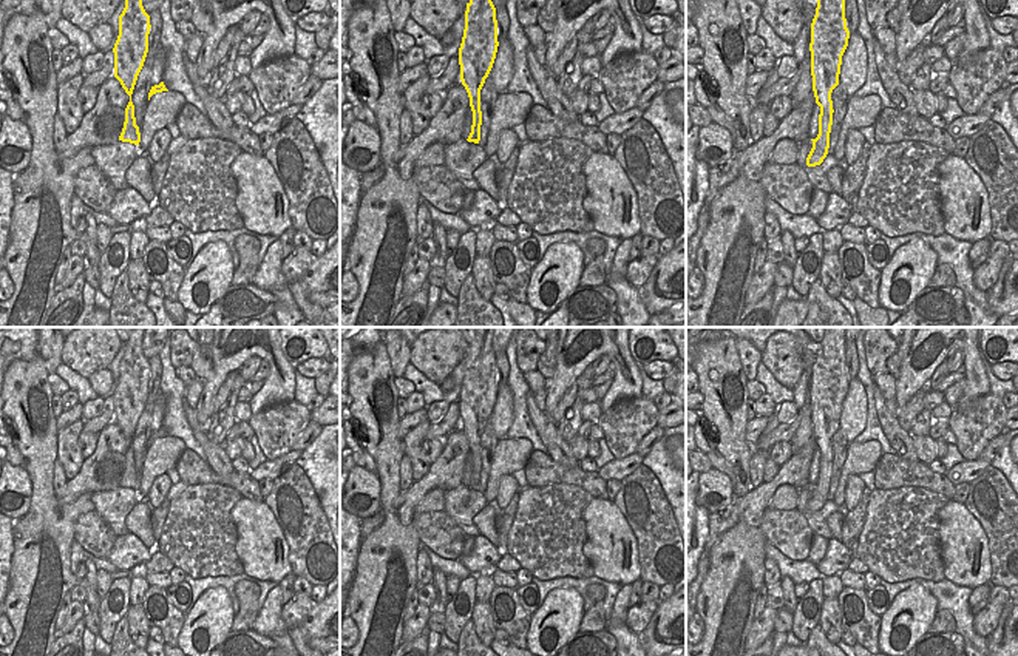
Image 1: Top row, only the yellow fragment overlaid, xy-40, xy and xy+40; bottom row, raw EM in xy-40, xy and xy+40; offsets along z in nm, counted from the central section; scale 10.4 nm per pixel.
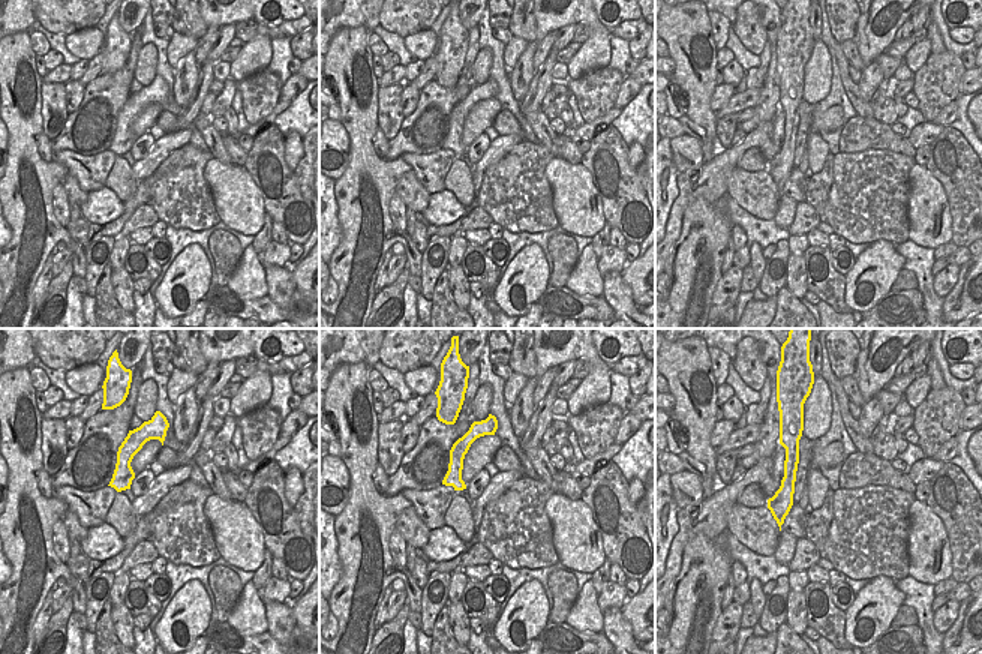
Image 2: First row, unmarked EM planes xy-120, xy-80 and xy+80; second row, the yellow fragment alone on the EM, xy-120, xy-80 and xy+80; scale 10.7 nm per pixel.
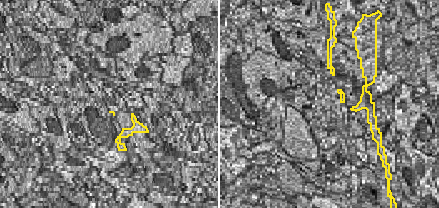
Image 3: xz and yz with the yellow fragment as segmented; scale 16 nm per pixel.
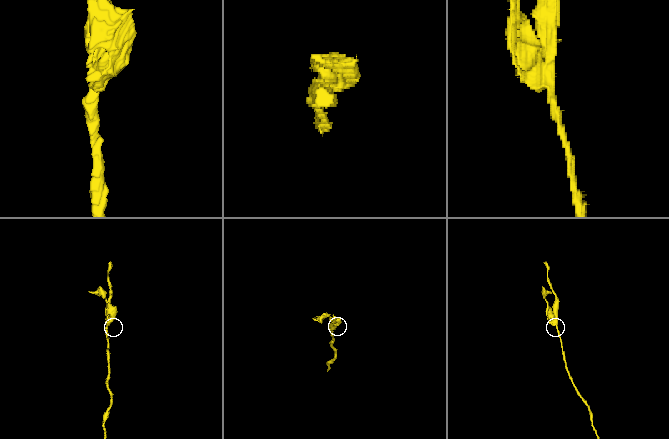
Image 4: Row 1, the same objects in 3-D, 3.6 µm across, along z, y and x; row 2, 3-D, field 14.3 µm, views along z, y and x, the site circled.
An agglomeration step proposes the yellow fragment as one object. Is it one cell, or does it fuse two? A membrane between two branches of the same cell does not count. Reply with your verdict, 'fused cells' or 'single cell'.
fused cells

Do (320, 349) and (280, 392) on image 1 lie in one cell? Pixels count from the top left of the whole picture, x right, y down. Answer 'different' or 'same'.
different

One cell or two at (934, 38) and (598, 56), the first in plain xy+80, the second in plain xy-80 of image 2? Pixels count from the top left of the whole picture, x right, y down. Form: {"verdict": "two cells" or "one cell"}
{"verdict": "one cell"}

